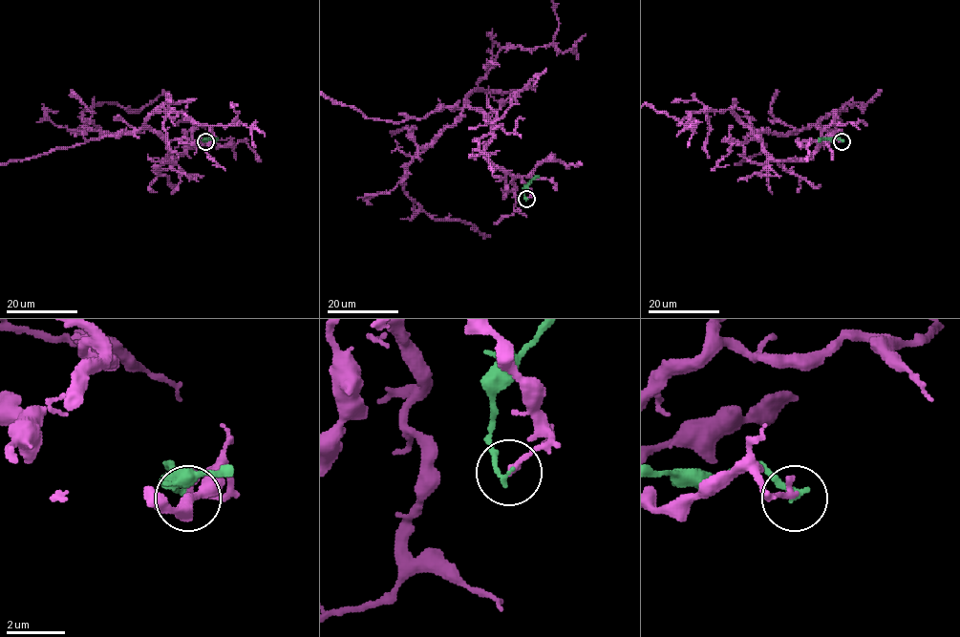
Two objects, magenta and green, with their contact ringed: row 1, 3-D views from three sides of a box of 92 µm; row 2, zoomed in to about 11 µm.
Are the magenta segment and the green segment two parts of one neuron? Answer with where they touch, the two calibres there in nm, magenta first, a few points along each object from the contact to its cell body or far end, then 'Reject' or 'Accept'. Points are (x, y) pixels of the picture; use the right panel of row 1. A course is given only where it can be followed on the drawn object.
Place: (842, 141). Thickness 190 nm (magenta) against 160 nm. Course of green: (842, 142), (837, 138), (820, 138). Reject

